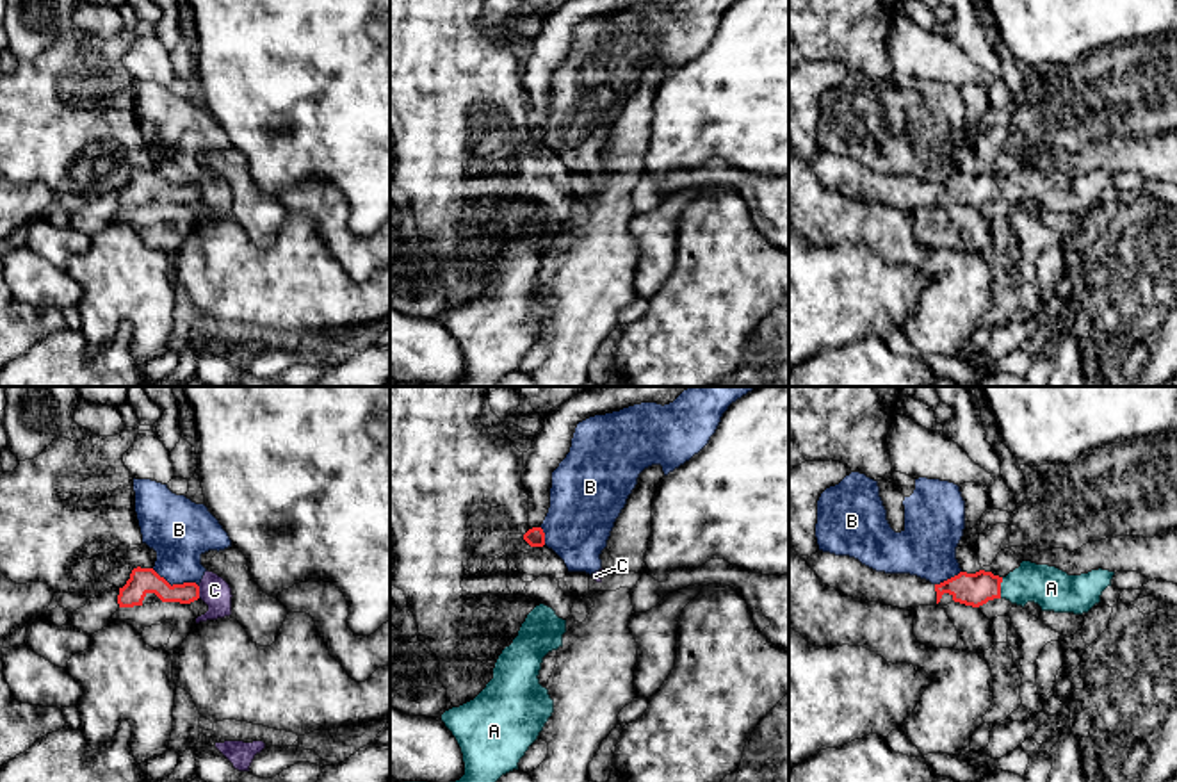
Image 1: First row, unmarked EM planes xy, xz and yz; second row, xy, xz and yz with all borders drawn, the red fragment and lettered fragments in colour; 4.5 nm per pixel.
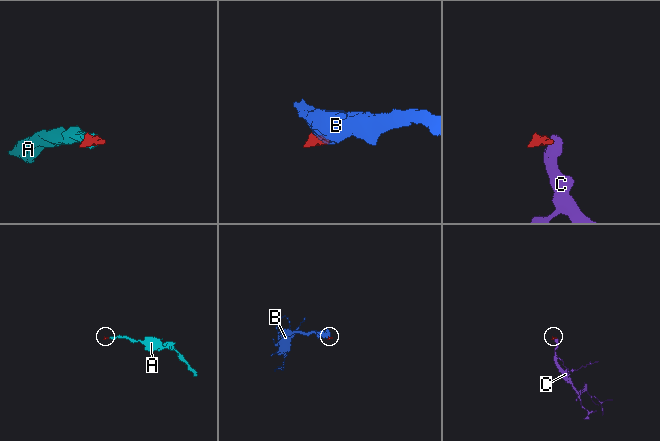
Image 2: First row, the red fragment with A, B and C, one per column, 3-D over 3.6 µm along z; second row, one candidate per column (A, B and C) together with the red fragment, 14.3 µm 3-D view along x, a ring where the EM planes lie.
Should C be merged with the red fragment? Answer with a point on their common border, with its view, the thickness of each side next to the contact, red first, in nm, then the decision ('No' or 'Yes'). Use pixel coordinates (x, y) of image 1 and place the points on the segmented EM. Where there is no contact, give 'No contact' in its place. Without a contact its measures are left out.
Touches red at xy (198, 592). Thickness 110 nm (red) against 140 nm. No

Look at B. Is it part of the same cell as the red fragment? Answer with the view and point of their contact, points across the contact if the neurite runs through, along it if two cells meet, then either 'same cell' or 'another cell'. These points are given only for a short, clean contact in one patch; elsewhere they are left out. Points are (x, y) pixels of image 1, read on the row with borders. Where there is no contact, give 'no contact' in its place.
contact xy (175, 585); border xy (152, 569), (171, 585), (196, 585); another cell

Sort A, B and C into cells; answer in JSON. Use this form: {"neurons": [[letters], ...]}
{"neurons": [["A"], ["B", "C"]]}

